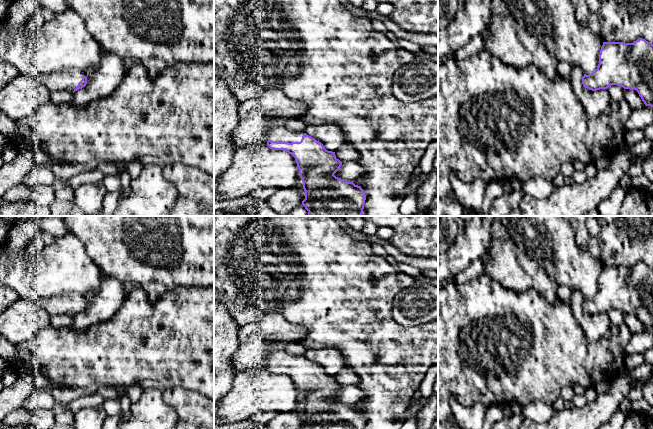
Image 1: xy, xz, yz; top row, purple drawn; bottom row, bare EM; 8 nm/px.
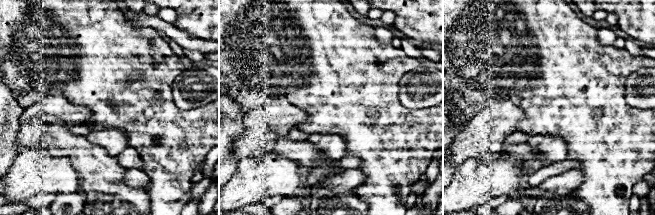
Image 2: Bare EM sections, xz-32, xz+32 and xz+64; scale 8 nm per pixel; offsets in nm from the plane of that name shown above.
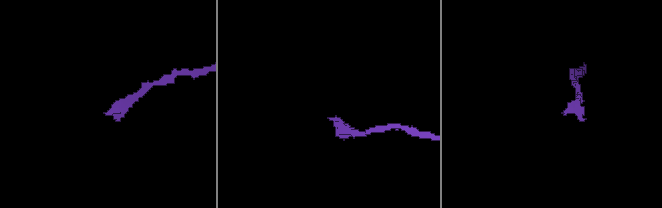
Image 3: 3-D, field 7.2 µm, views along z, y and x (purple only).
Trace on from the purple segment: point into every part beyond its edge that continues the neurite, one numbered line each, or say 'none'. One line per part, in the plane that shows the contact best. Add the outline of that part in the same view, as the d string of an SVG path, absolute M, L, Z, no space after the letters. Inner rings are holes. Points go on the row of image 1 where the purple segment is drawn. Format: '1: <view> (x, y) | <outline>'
1: xz (277, 131) | M276 119L270 120L267 124L267 135L269 140L277 142L300 142L304 131L292 131L285 124L279 123Z

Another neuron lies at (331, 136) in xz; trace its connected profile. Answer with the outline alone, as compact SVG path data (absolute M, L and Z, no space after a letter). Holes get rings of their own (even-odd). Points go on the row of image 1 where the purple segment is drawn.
M308 125L304 132L321 142L328 151L336 152L344 143L344 133L336 125Z

